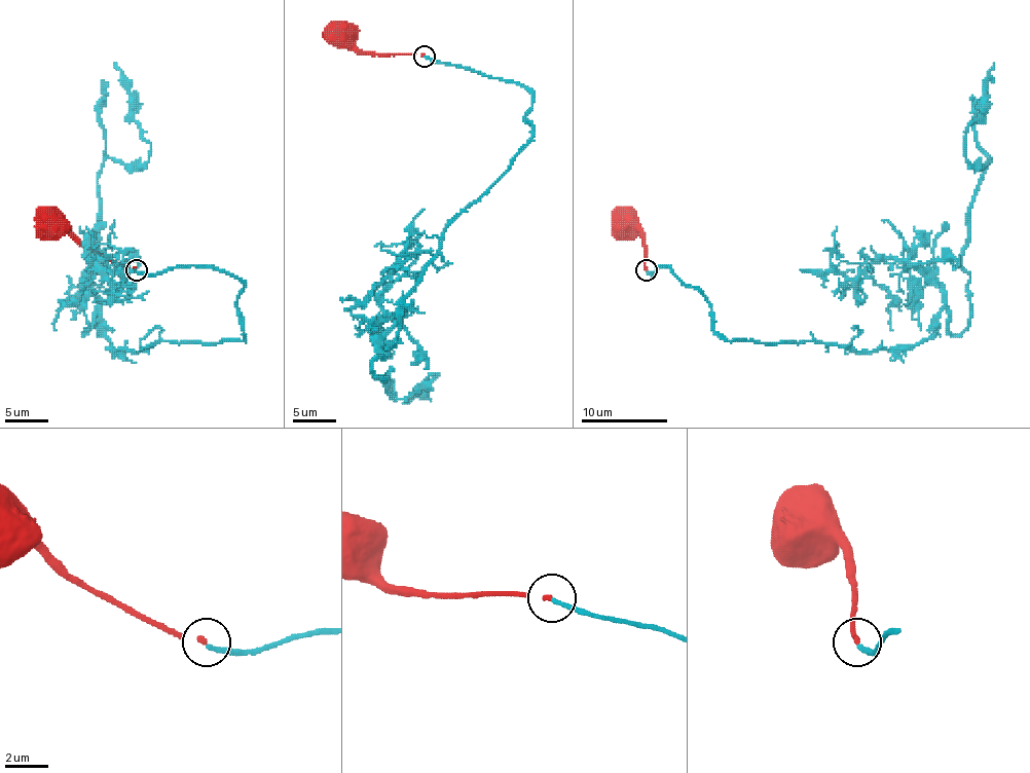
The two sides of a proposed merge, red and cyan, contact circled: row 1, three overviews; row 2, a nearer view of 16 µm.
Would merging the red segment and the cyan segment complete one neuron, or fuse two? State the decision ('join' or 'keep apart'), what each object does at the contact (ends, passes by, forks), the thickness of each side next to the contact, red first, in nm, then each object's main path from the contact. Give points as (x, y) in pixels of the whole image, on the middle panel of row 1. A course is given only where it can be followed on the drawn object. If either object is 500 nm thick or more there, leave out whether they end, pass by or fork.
keep apart | red ends | cyan ends | 180/200 nm | red via (424, 57), (359, 53), (342, 37) | cyan via (424, 57), (521, 84), (531, 136), (402, 301), (370, 368), (390, 371), (396, 399), (439, 375), (402, 403)

